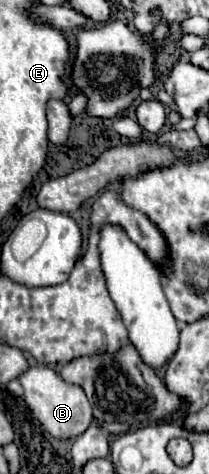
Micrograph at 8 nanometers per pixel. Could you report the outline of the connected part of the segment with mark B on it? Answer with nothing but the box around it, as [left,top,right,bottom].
[20,365,92,439]

